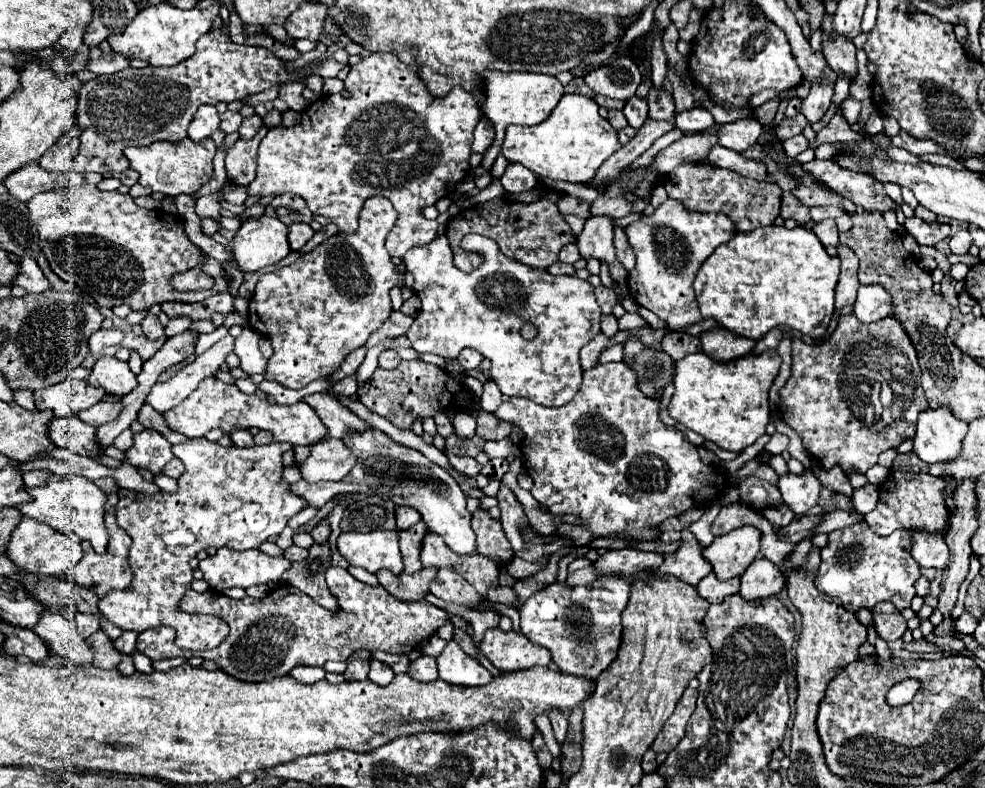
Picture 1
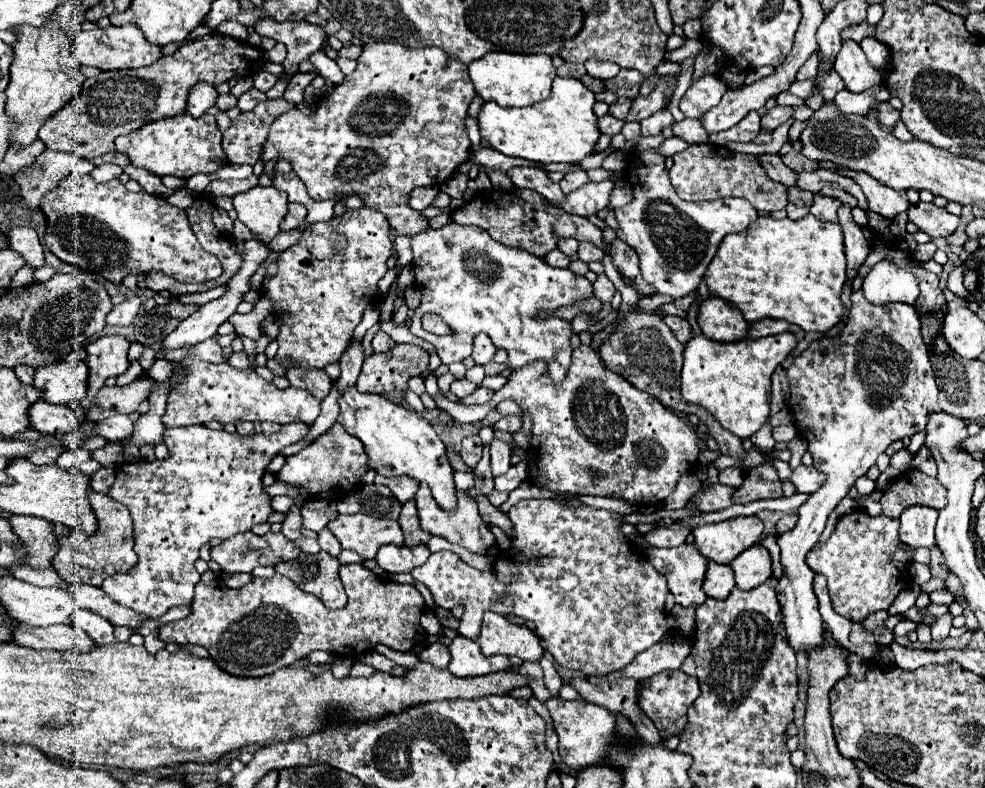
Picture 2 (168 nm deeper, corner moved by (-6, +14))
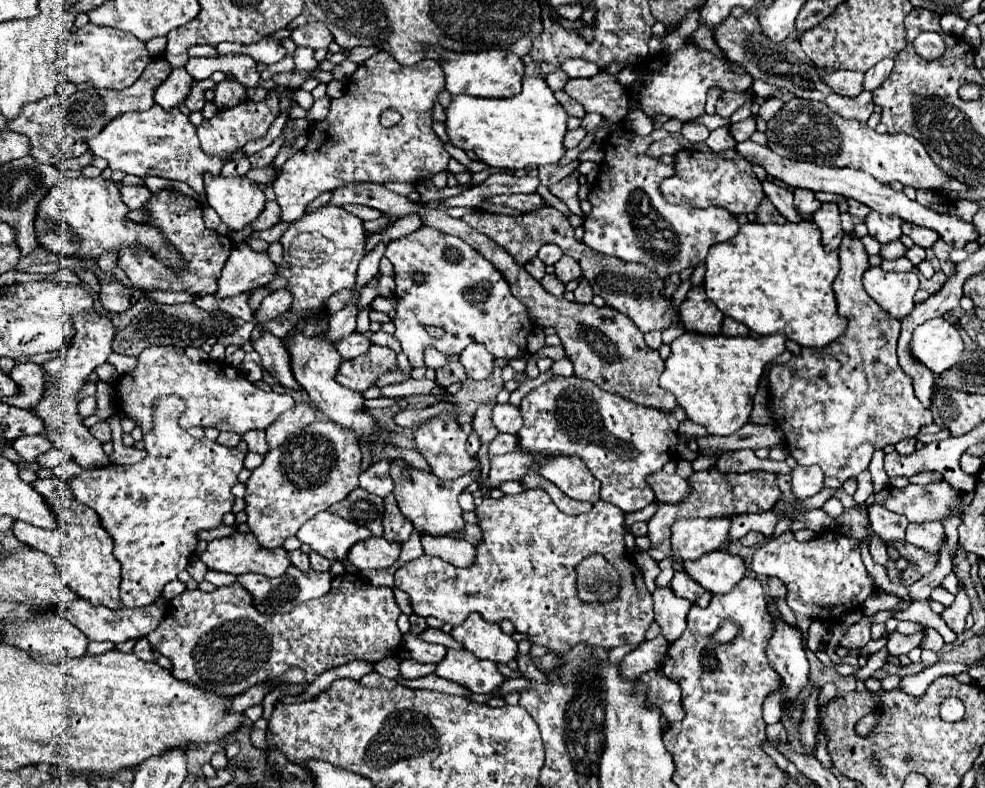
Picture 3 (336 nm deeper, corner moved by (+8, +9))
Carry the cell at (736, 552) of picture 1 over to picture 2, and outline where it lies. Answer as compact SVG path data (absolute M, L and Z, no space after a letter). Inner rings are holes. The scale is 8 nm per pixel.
M741 516L719 524L703 524L691 530L697 550L717 564L729 564L749 546L757 544L763 522L757 516Z

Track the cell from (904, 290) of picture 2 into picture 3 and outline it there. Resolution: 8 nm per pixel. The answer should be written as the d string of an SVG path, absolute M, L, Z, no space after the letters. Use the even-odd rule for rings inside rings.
M869 267L863 275L865 291L895 319L907 317L913 309L913 295L919 289L917 273L887 273Z

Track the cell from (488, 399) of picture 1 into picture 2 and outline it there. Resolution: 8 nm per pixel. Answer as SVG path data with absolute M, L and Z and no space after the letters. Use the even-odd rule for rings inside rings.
M479 386L471 396L461 398L459 402L461 402L461 404L487 404L487 402L491 400L493 394L495 394L493 390L489 390L489 388L481 388L481 386Z

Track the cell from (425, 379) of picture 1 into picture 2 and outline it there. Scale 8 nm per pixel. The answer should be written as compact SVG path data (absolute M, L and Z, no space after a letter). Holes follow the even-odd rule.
M395 344L385 354L371 354L365 358L361 374L357 378L359 392L393 394L403 398L403 390L411 376L425 372L429 366L429 354L415 344Z

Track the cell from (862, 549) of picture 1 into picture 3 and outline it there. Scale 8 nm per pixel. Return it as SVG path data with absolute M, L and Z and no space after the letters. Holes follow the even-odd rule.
M837 529L825 531L803 543L797 541L791 531L781 537L773 537L765 547L757 549L751 569L759 575L779 577L789 589L787 605L791 611L811 619L835 619L845 611L861 607L863 601L875 593L873 579L869 577L859 555L859 541Z

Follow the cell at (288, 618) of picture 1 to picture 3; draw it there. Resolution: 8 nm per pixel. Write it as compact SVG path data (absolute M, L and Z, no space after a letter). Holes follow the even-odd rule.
M353 573L335 577L331 581L331 591L325 597L299 603L289 613L273 615L257 611L253 607L251 593L241 583L233 583L229 587L217 587L213 593L203 593L199 589L183 591L183 595L171 599L167 615L161 619L159 627L147 635L147 639L155 651L171 659L171 673L177 679L195 681L197 685L217 695L235 697L265 679L279 679L291 665L303 667L307 671L305 681L313 681L323 671L339 667L353 659L377 663L385 657L393 657L403 647L403 633L397 627L399 615L401 609L395 601L393 589L361 583Z

